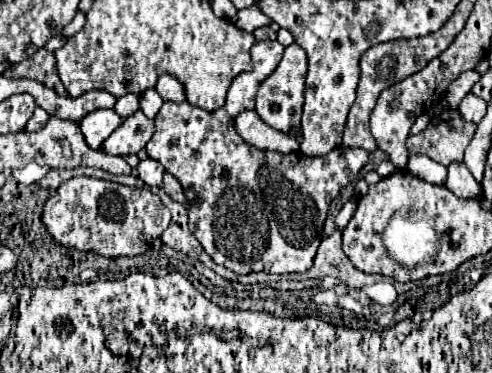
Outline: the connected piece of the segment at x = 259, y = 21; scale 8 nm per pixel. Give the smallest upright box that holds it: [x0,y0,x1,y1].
[236,4,270,32]

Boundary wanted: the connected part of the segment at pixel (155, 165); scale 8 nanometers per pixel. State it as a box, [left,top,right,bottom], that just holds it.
[136,158,164,188]

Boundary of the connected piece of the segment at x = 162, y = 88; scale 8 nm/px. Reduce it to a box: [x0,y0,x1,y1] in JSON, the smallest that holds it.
[156,76,186,102]

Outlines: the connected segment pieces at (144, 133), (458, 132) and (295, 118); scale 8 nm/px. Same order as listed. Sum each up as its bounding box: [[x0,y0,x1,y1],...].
[[102,110,154,156],[406,110,476,166],[256,44,308,134]]

